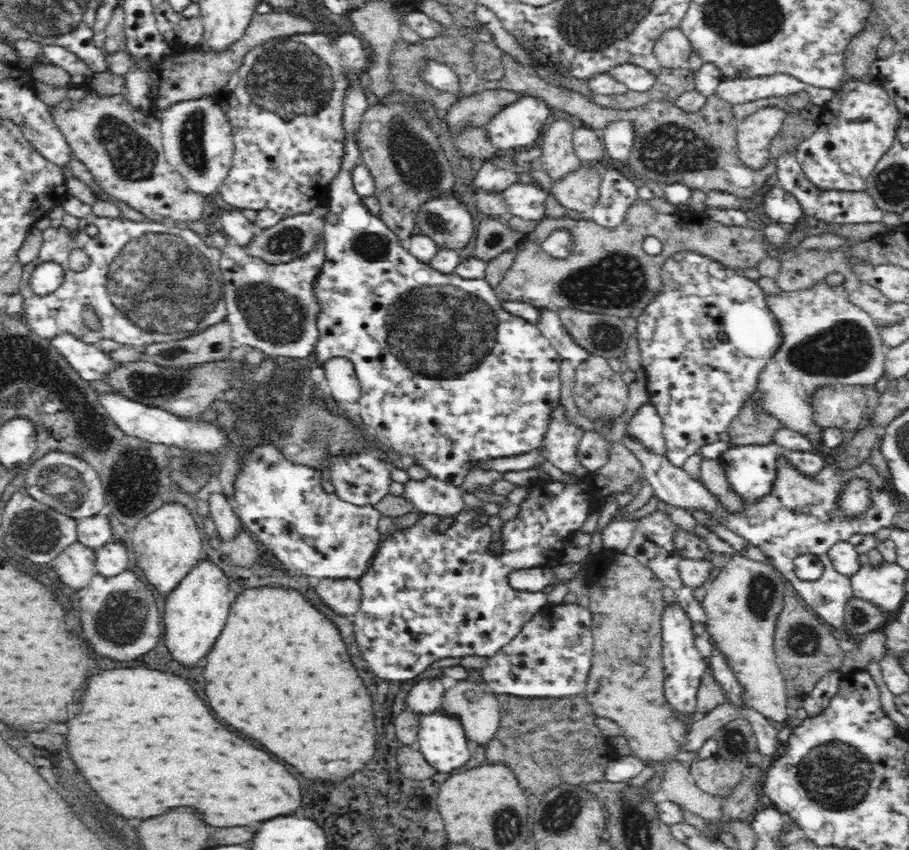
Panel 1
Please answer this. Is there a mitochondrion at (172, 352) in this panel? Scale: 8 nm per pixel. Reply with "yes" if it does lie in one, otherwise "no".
yes

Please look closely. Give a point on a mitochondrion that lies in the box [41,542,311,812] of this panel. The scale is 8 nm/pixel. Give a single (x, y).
(120, 618)

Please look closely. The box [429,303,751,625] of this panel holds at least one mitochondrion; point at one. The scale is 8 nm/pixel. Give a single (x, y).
(603, 335)

